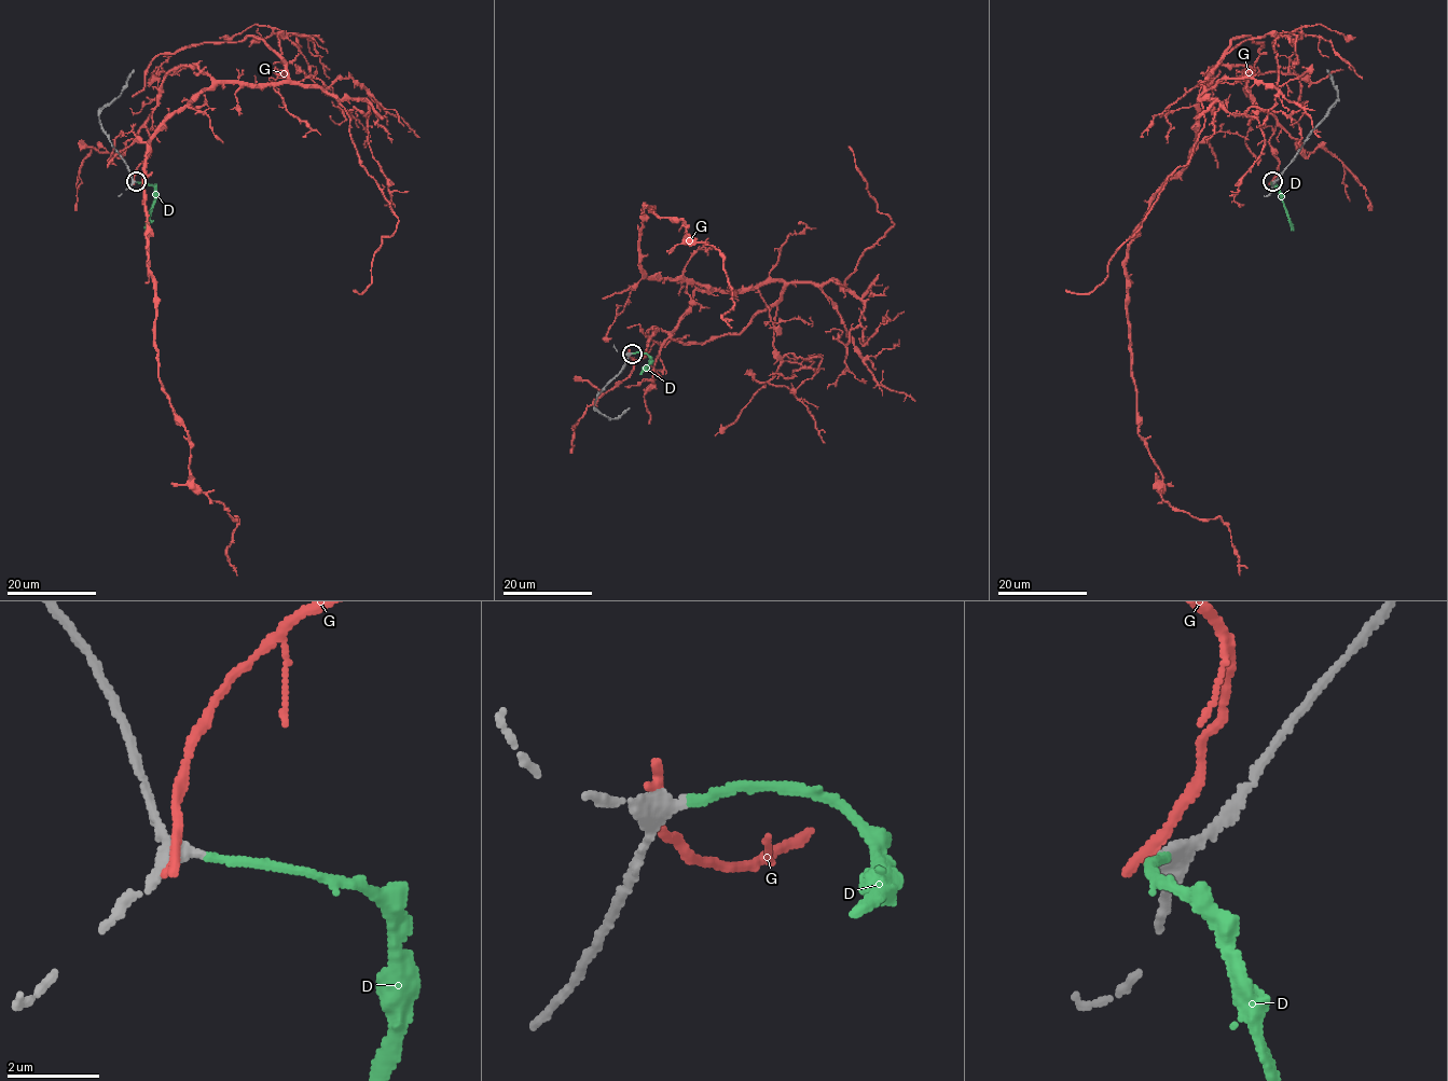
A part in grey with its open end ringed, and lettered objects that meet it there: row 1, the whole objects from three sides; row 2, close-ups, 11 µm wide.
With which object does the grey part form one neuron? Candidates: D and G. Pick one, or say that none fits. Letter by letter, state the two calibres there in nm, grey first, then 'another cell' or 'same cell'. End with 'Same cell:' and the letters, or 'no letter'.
D: 280 nm thick on the grey side, 180 nm on the other; same cell
G: 400 nm thick on the grey side, 280 nm on the other; another cell
Same cell: D

